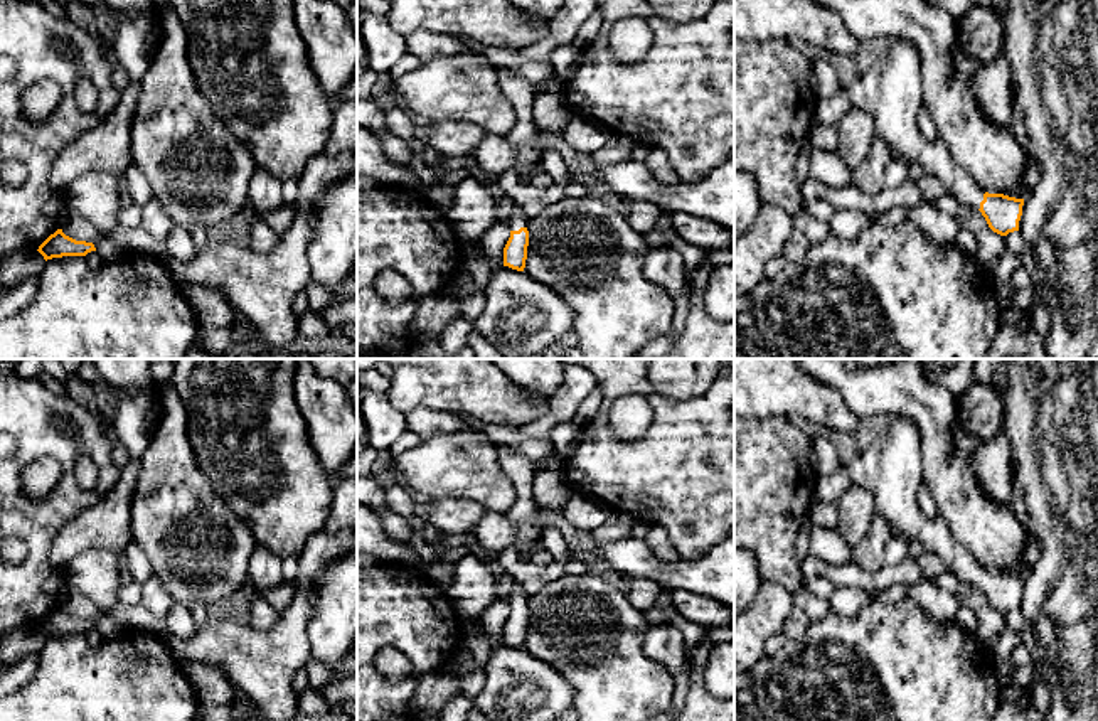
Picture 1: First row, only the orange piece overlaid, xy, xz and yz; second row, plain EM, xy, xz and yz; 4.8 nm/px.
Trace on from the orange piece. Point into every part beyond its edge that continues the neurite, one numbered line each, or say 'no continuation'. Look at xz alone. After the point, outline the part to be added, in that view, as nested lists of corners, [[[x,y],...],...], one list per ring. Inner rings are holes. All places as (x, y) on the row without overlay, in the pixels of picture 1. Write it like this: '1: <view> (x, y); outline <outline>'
1: xz (517, 597); outline [[[514,581],[509,595],[510,608],[519,608],[520,605],[527,605],[527,596],[520,583]]]

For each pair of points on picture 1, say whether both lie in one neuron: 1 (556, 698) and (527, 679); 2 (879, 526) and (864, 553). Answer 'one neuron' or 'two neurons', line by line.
1: one neuron
2: one neuron

